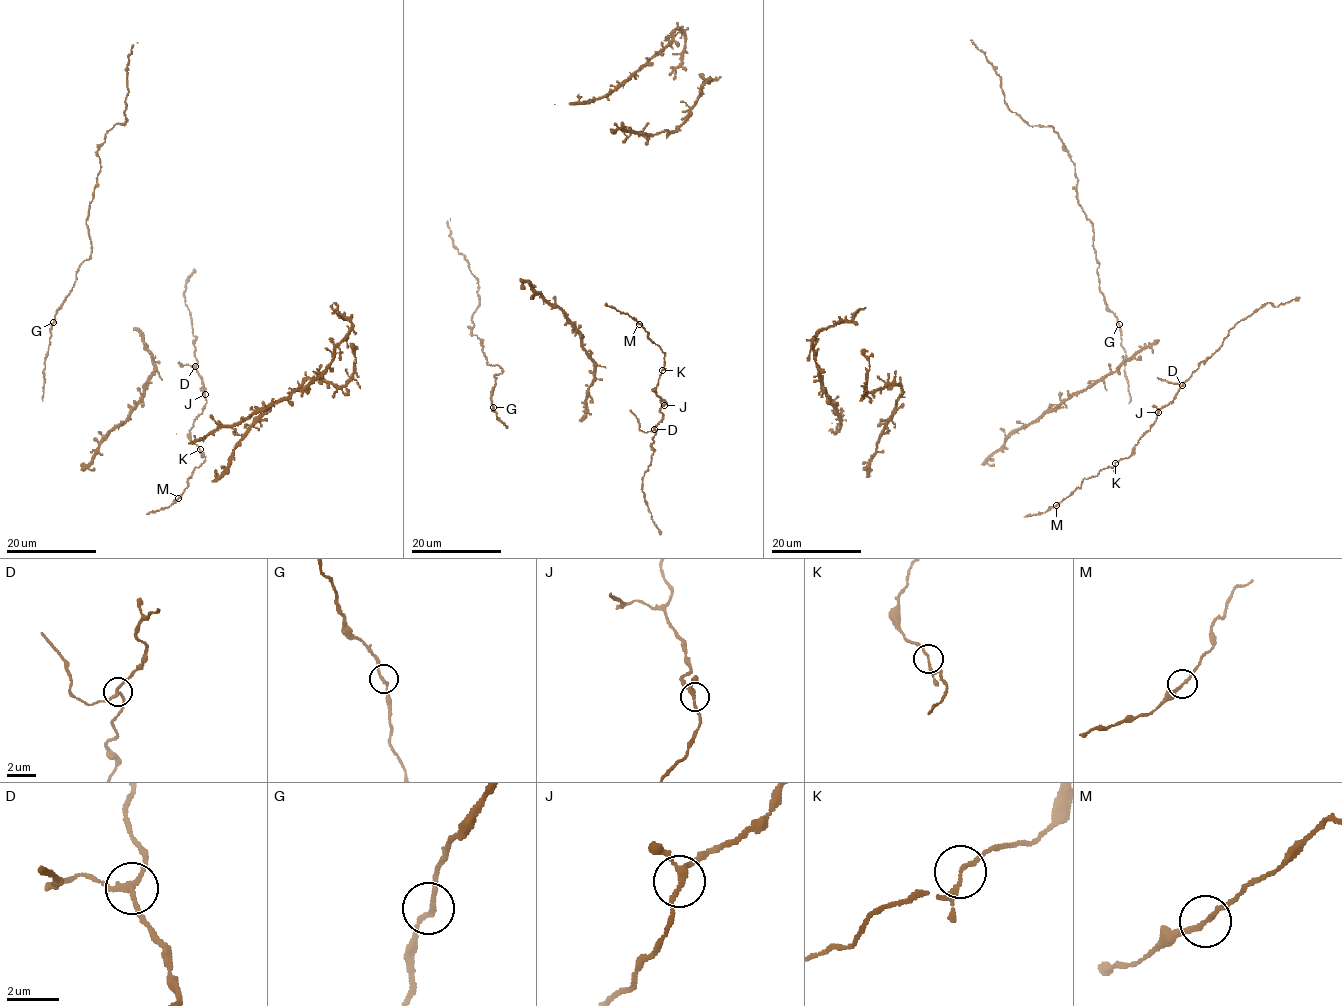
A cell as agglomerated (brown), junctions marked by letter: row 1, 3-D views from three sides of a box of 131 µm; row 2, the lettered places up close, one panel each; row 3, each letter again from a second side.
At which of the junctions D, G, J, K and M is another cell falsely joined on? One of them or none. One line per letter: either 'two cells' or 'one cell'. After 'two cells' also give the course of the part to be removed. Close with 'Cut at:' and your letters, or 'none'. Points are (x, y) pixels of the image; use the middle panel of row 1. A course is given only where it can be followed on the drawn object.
D: two cells; foreign part runs (654, 429), (642, 431), (639, 419), (631, 410)
G: one cell
J: one cell
K: one cell
M: one cell
Cut at: D

